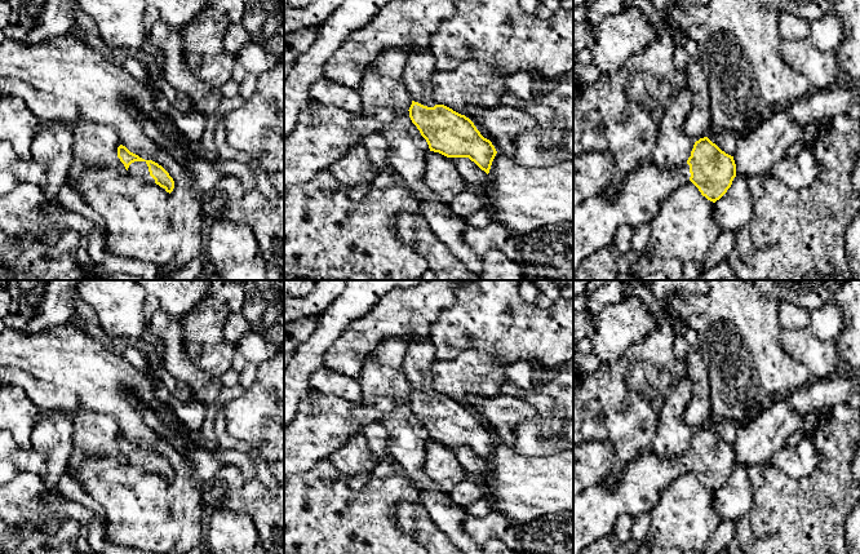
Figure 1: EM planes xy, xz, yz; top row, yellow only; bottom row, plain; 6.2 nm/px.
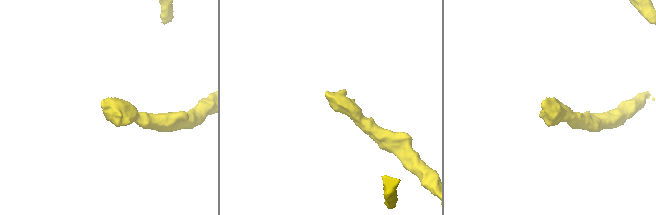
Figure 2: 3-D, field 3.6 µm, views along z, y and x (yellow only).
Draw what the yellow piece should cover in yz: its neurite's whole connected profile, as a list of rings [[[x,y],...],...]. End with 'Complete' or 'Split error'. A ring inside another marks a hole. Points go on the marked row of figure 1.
[[[708,137],[695,142],[691,156],[683,165],[660,169],[653,160],[642,163],[626,174],[619,185],[617,196],[611,200],[602,191],[573,208],[573,275],[585,258],[613,243],[617,229],[628,225],[637,229],[647,225],[660,209],[661,200],[691,181],[708,200],[715,203],[731,187],[736,177],[733,156],[722,151]]]. Split error

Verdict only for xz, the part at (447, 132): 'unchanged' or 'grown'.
grown

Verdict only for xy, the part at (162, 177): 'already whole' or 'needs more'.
needs more

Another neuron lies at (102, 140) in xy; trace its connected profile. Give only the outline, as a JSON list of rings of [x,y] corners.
[[[79,121],[74,133],[74,161],[66,185],[72,189],[77,176],[93,165],[125,174],[127,169],[118,158],[120,138],[111,125],[93,121]]]

